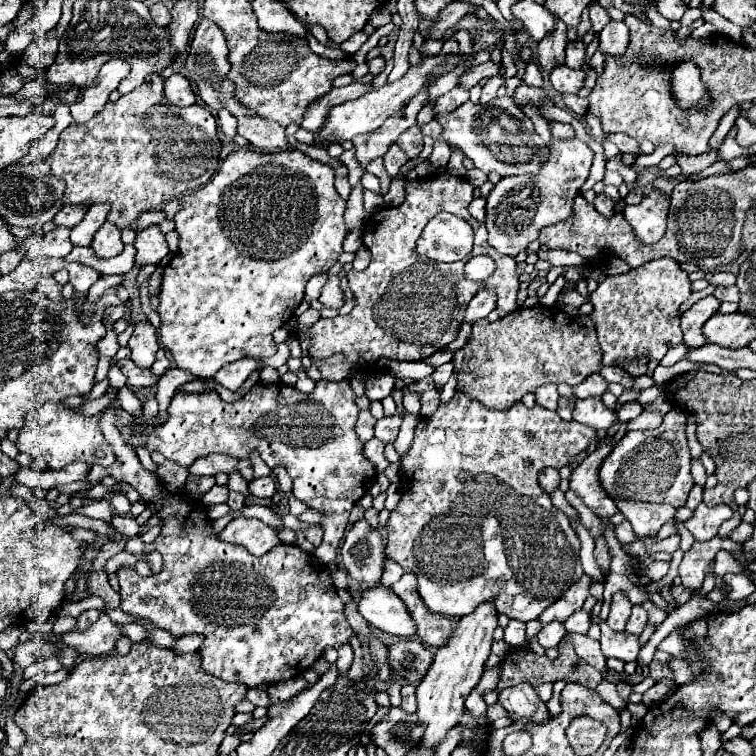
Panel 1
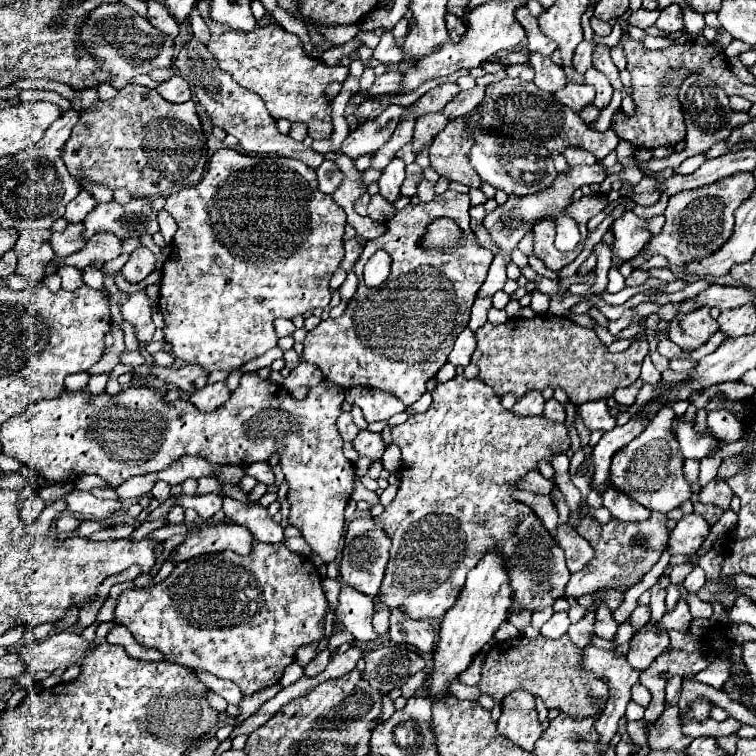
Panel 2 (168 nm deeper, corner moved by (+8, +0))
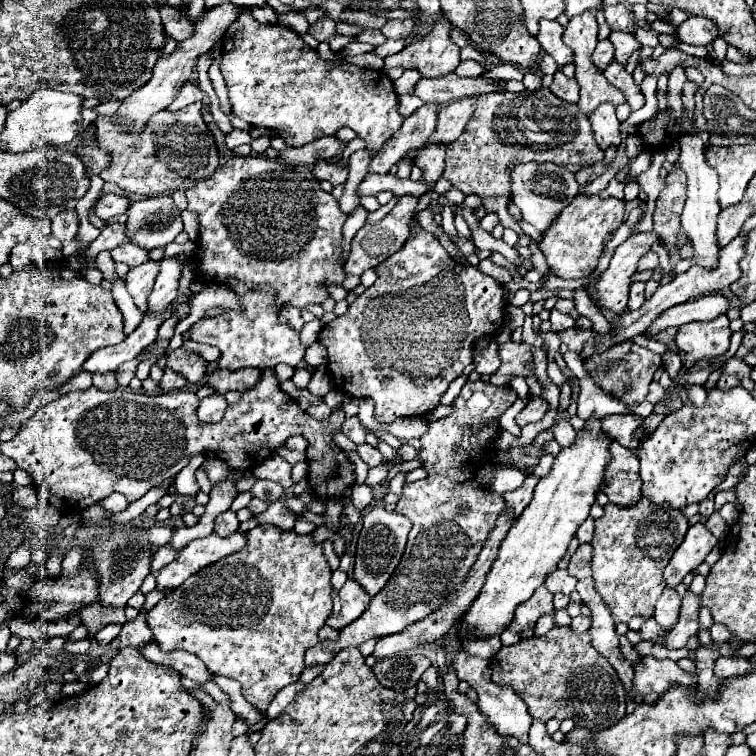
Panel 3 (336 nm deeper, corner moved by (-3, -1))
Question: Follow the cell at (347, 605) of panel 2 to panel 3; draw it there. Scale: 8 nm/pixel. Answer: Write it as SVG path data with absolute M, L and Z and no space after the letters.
M348 579L340 589L340 601L342 601L340 613L328 617L326 621L326 625L330 625L332 629L344 629L352 621L356 621L370 605L368 593L354 579Z

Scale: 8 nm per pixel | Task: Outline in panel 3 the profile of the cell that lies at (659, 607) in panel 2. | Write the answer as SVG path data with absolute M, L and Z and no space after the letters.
M704 523L692 525L664 569L666 585L674 589L684 579L684 575L694 571L706 559L706 555L714 549L716 543L718 539L708 531Z

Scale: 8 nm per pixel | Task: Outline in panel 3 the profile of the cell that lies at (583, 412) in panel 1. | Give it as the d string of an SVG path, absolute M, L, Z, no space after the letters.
M606 415L600 419L600 425L602 431L608 433L608 437L616 439L620 445L636 449L638 441L632 441L632 433L640 427L640 419L640 415Z

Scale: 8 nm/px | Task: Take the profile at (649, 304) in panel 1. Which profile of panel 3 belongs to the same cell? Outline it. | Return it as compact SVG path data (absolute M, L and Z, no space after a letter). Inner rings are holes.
M644 281L635 282L634 285L630 286L628 308L630 310L639 309L645 301L645 286ZM638 287L638 289L636 289Z

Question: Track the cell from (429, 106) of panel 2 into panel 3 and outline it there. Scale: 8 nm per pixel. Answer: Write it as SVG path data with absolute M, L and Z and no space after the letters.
M426 103L420 109L416 109L416 113L412 113L404 121L400 131L396 131L384 143L380 153L374 155L370 163L370 173L388 173L388 169L396 165L408 151L420 149L436 129L438 109L438 103Z

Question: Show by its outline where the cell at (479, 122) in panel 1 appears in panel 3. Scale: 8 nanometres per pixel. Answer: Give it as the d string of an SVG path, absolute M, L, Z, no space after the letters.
M512 163L508 167L508 173L512 183L512 201L520 207L522 217L538 231L548 229L556 215L580 193L580 185L576 183L574 173L556 163Z

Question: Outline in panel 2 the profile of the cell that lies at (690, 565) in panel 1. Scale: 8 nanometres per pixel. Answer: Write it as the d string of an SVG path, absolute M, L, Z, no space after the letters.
M695 566L693 572L691 572L691 574L685 578L685 582L683 582L683 586L685 586L691 594L695 594L703 584L705 584L705 572L703 572L699 566Z

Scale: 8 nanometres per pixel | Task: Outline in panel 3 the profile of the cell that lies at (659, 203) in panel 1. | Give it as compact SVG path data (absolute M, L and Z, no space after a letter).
M644 231L630 235L622 245L618 245L608 269L600 275L594 287L594 301L620 315L628 303L630 277L636 273L640 257L648 253L656 241L658 237L654 235L654 231Z

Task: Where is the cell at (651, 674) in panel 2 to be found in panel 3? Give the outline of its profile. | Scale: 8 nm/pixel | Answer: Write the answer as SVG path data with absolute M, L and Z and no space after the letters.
M718 657L714 663L714 675L718 679L728 679L734 675L740 675L748 669L754 669L754 665L750 665L746 659L742 657Z

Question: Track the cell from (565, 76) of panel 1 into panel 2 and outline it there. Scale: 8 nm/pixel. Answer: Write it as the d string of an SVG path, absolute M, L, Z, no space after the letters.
M569 82L563 90L559 90L555 94L555 98L565 104L567 108L571 108L573 112L581 112L585 106L593 104L595 100L595 88L589 84L573 84Z

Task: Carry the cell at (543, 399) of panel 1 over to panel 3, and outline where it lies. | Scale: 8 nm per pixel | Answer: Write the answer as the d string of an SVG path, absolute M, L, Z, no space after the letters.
M540 397L530 399L530 401L526 403L526 407L516 415L516 423L518 423L518 427L524 427L524 425L528 425L528 423L536 423L536 421L540 421L548 411L550 411L548 401L540 399Z

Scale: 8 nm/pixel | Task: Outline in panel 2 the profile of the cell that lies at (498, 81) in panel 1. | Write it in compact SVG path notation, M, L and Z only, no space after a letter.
M475 86L473 90L469 90L469 92L459 92L445 108L443 108L443 112L445 112L445 116L449 118L449 120L453 120L453 118L459 118L459 116L465 116L465 114L469 114L469 112L473 112L473 108L477 108L479 104L481 104L481 100L483 100L483 86Z

